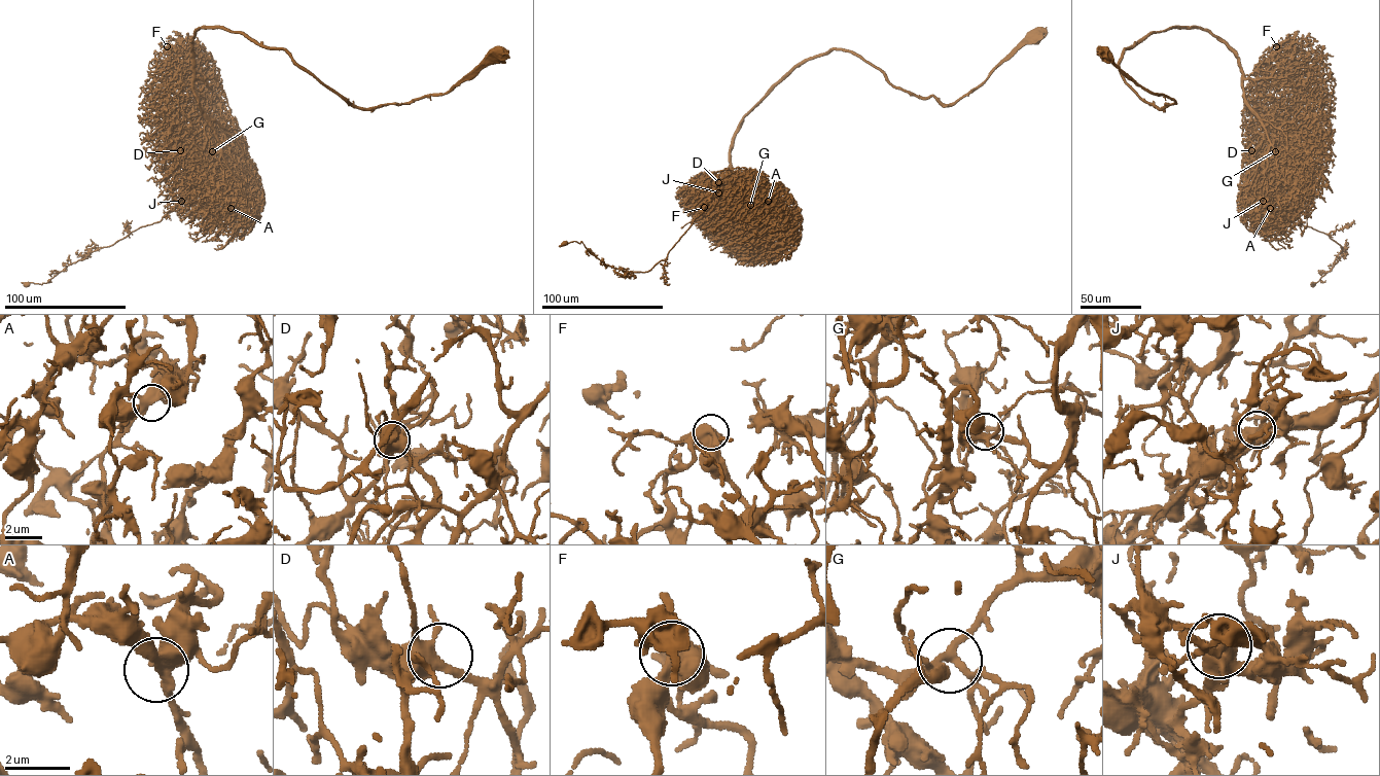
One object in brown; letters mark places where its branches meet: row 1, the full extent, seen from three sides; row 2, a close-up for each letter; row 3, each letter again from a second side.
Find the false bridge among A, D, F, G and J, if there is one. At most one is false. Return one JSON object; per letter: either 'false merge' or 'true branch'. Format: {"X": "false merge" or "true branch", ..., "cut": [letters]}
{"A": "true branch", "D": "true branch", "F": "true branch", "G": "true branch", "J": "false merge", "cut": ["J"]}

